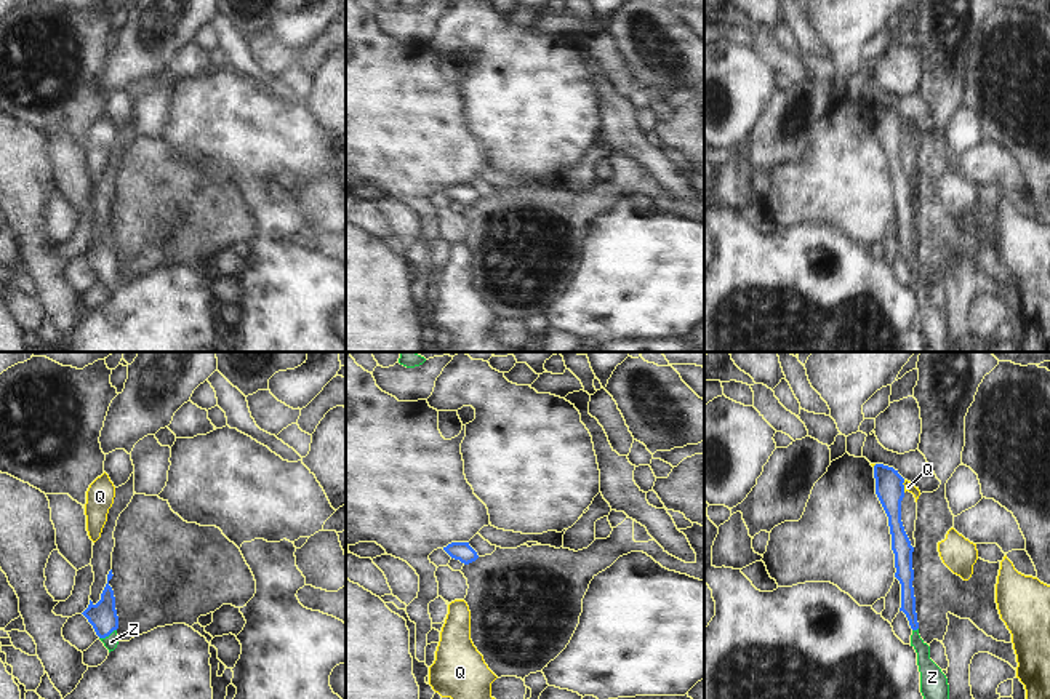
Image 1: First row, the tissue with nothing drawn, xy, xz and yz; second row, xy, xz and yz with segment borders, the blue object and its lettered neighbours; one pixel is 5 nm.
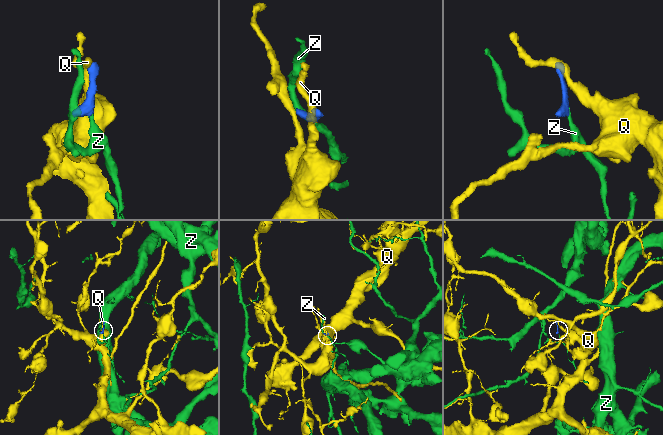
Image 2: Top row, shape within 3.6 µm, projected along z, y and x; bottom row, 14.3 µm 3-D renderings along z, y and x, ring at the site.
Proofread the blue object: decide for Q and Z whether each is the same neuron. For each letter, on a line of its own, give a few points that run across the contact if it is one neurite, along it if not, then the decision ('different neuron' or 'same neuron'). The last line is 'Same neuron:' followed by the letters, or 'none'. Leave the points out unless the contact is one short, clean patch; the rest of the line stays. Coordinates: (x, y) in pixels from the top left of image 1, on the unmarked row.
Q: line yz (905, 122), (903, 133); different neuron
Z: line xy (103, 258), (108, 277), (111, 283); same neuron
Same neuron: Z

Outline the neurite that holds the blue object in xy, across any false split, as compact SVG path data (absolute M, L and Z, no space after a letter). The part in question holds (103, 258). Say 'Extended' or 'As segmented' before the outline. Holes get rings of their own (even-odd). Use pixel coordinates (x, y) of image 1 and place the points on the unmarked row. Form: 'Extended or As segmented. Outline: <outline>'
Extended. Outline: M110 211L107 216L107 226L101 235L101 242L96 246L90 242L88 250L82 254L93 267L96 277L109 291L109 294L114 293L118 286L118 277L117 277L118 258L115 251L114 232L109 227L112 218L114 216Z

